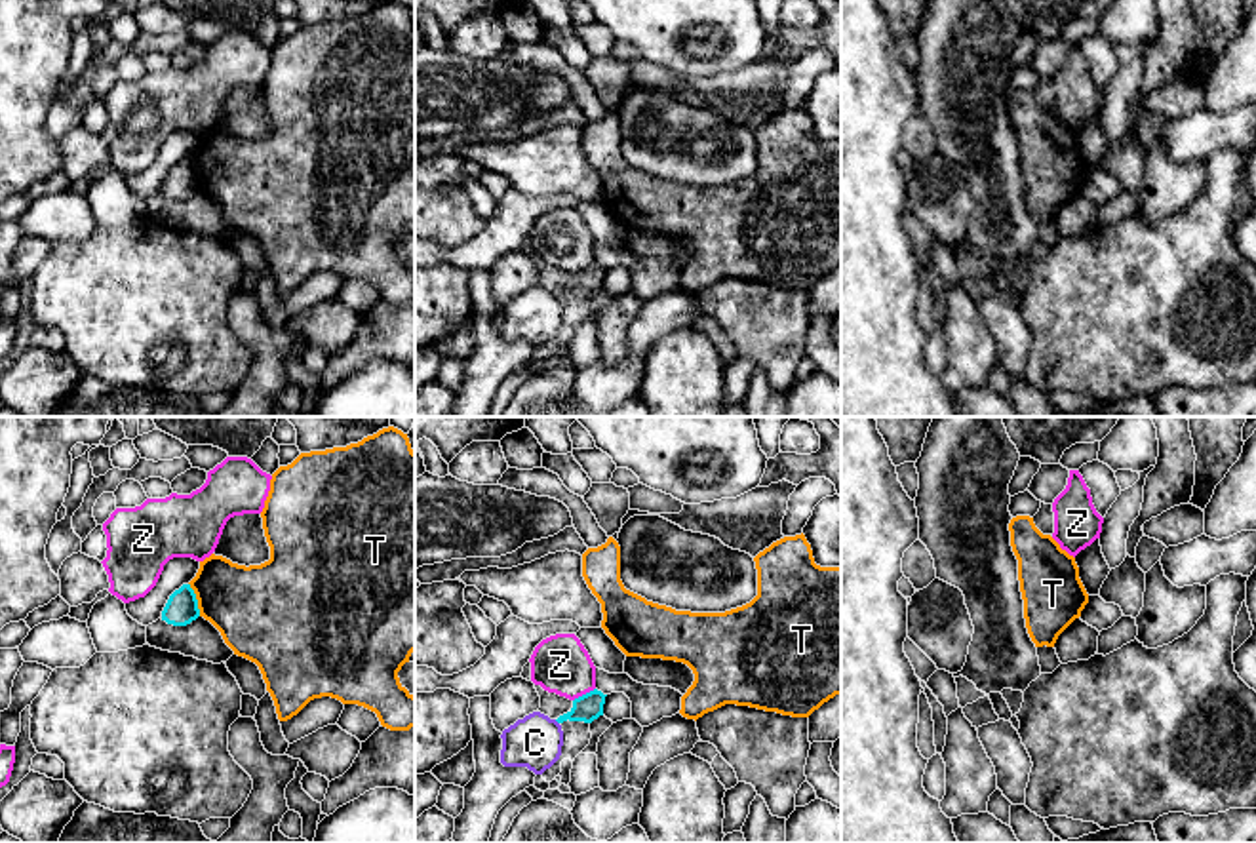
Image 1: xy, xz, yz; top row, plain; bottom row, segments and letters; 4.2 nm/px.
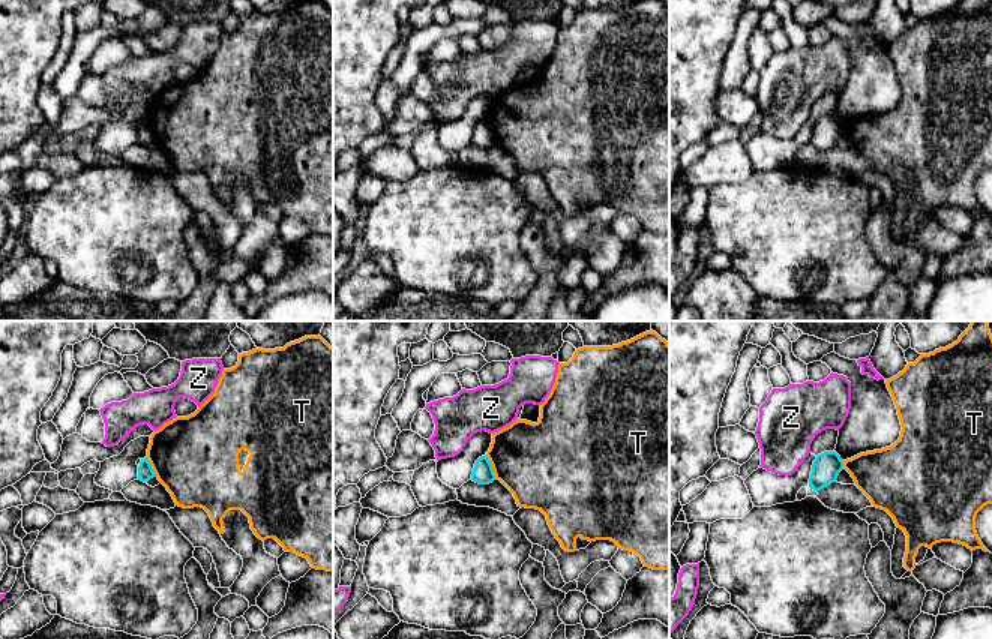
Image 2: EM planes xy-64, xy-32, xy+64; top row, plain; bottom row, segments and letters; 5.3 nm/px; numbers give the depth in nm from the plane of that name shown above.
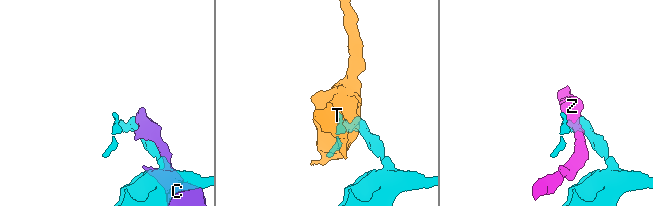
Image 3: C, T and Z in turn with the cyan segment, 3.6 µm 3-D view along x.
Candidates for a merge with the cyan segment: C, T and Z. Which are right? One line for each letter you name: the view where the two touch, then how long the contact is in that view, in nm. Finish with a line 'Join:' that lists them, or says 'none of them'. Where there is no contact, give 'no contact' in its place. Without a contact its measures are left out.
Join: none of them

